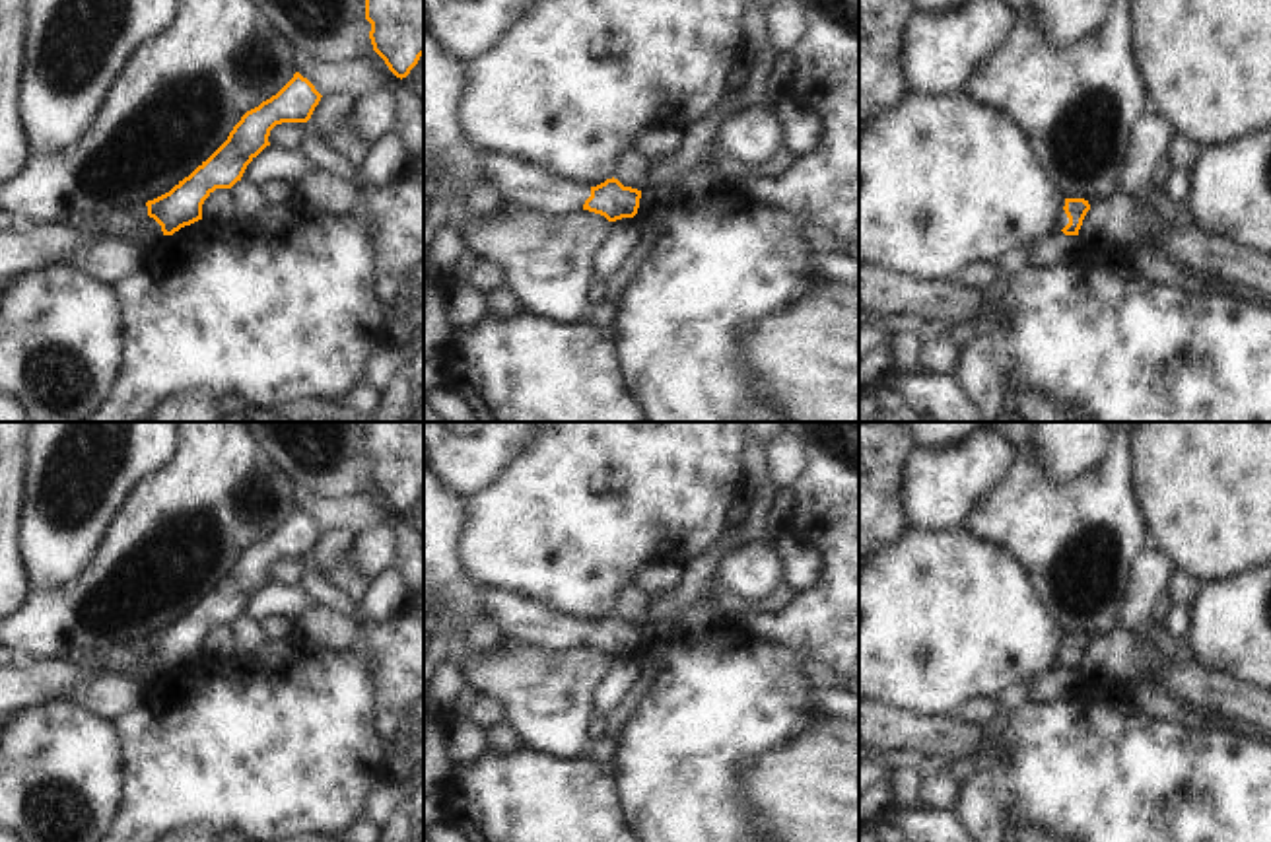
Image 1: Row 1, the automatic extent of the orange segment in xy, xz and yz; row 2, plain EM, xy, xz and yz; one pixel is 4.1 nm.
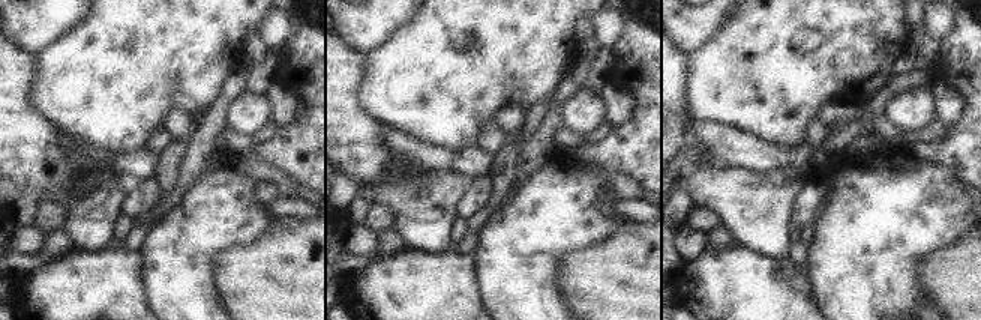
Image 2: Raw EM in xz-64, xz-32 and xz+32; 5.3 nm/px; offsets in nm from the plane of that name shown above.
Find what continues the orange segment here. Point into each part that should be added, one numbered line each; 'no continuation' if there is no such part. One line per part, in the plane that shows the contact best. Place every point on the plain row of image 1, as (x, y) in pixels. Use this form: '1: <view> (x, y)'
1: xz (521, 621)

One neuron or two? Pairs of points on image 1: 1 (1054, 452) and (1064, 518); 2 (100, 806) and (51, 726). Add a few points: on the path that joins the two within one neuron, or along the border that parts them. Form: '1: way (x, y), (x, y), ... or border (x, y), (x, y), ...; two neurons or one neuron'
1: border (1027, 444), (1050, 477), (1071, 479), (1100, 459); two neurons
2: way (80, 786), (55, 761), (55, 745); one neuron

